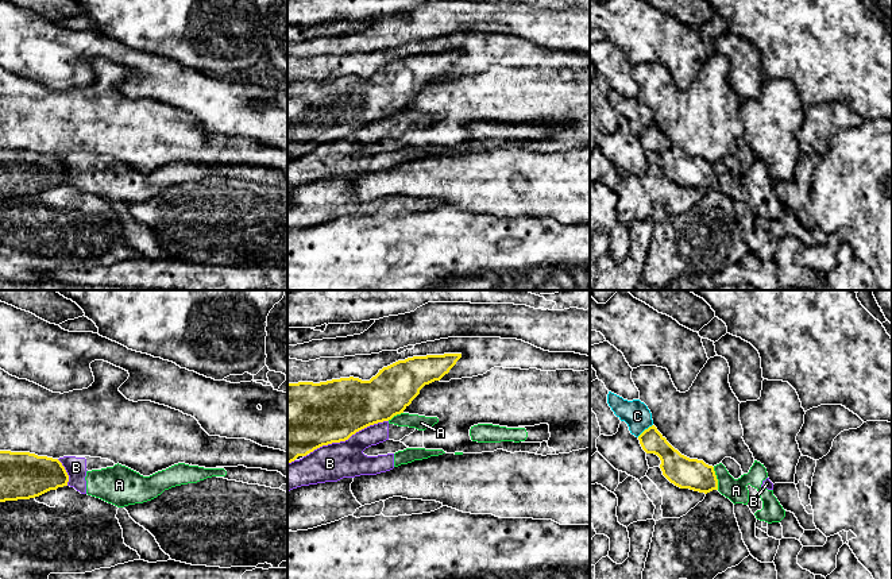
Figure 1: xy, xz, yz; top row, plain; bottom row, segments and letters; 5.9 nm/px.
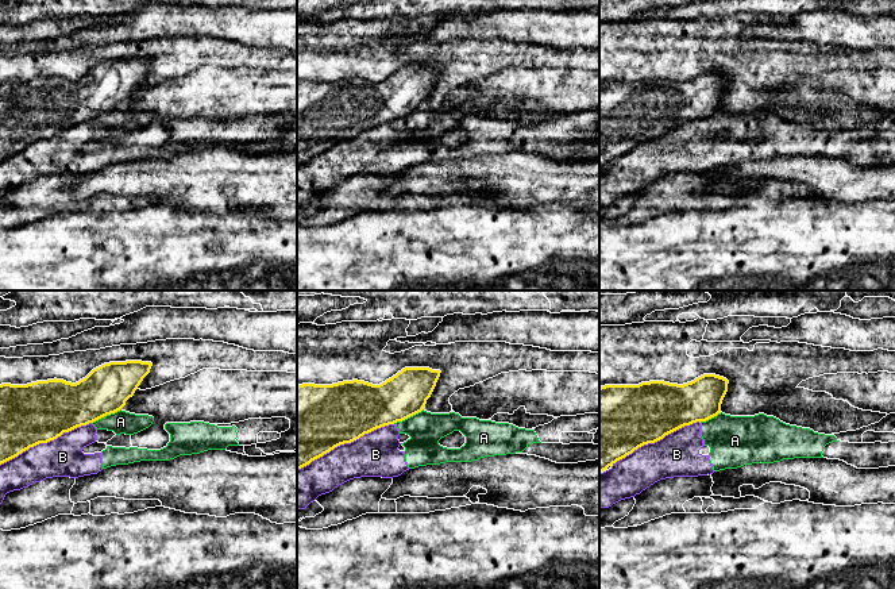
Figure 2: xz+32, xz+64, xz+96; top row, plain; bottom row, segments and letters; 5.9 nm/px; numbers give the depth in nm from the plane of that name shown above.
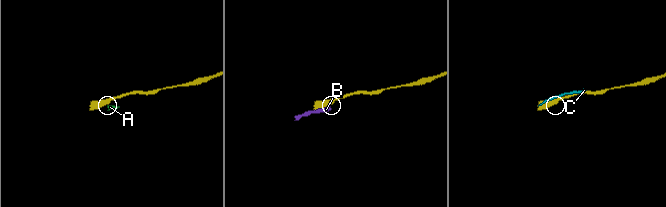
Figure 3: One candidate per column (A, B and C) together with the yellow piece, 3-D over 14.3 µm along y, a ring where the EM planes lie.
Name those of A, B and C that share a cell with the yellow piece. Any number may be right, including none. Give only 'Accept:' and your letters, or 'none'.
Accept: none

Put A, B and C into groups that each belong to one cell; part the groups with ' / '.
A B / C

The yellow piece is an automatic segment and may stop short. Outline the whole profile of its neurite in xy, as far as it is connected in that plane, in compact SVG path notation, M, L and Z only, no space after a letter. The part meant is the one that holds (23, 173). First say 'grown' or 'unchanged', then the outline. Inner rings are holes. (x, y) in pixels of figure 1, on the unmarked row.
unchanged | M0 148L0 200L35 196L67 180L69 173L58 157Z

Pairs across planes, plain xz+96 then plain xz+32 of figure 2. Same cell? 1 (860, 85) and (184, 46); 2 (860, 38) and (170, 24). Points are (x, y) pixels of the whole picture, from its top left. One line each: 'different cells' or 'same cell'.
1: different cells
2: same cell

